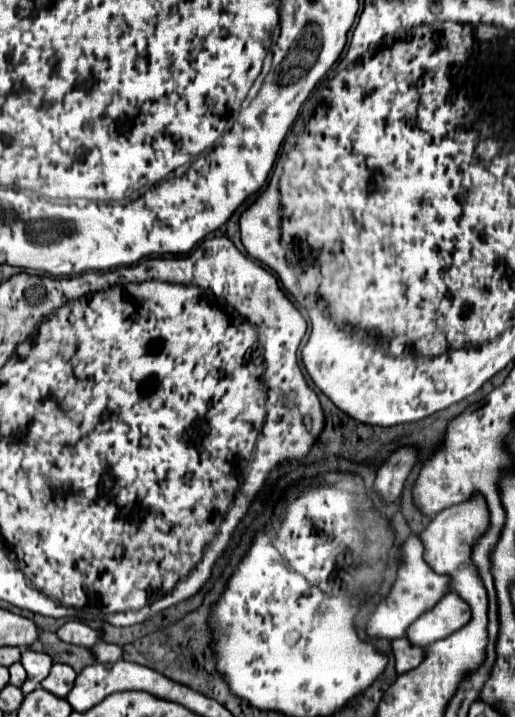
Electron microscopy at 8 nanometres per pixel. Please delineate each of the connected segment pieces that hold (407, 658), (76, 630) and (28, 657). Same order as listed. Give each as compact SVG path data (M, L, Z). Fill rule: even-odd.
M404 637L402 639L394 639L390 643L394 659L396 659L396 673L406 673L410 669L414 669L416 665L420 665L422 661L422 647L416 647L412 643L408 643Z
M68 621L58 629L58 637L64 643L74 643L82 647L92 647L98 641L98 633L92 627L84 625L82 621Z
M24 649L20 663L24 665L24 669L28 673L28 677L26 677L26 681L24 681L24 685L20 689L22 689L24 695L28 695L34 689L38 689L40 683L48 677L50 667L52 667L52 659L46 653L36 653L36 651Z

